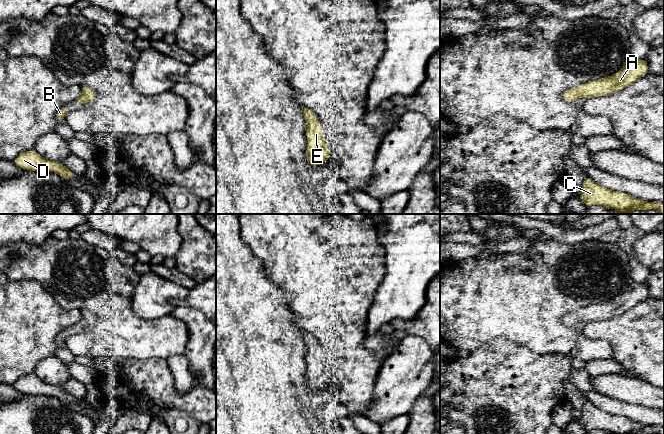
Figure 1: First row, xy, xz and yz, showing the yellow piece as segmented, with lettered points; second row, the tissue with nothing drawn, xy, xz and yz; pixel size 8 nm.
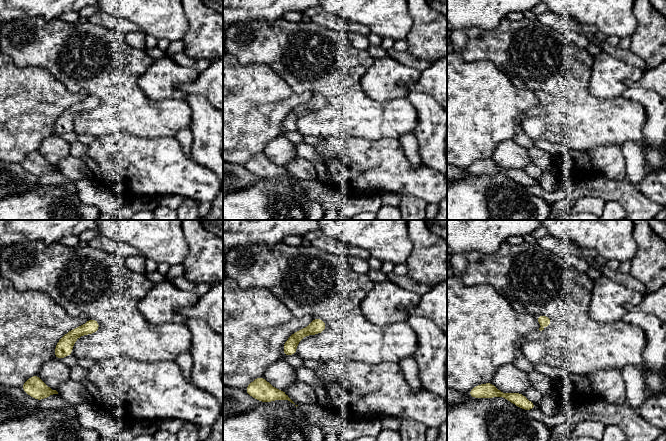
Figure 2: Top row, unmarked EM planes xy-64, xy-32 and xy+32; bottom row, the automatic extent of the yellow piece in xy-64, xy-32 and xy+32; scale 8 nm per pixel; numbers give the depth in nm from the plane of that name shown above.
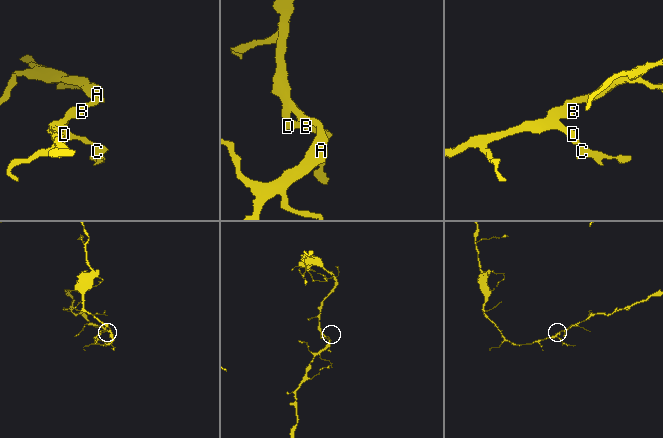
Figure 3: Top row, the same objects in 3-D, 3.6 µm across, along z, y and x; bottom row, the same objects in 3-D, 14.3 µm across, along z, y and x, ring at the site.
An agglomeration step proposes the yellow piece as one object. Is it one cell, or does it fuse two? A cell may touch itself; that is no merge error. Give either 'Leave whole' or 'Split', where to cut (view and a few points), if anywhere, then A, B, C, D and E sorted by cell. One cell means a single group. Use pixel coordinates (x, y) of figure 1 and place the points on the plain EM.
Leave whole. No split. Groups: A B C D E

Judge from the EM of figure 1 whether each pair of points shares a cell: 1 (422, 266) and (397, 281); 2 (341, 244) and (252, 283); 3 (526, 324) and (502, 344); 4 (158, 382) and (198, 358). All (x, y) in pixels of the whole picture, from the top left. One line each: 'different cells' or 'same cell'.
1: same cell
2: different cells
3: different cells
4: different cells

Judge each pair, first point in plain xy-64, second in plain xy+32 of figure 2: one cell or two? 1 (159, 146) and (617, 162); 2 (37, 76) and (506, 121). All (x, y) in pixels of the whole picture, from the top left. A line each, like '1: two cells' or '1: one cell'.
1: one cell
2: one cell

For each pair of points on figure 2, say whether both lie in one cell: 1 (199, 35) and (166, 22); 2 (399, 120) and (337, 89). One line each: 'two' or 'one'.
1: two
2: one

